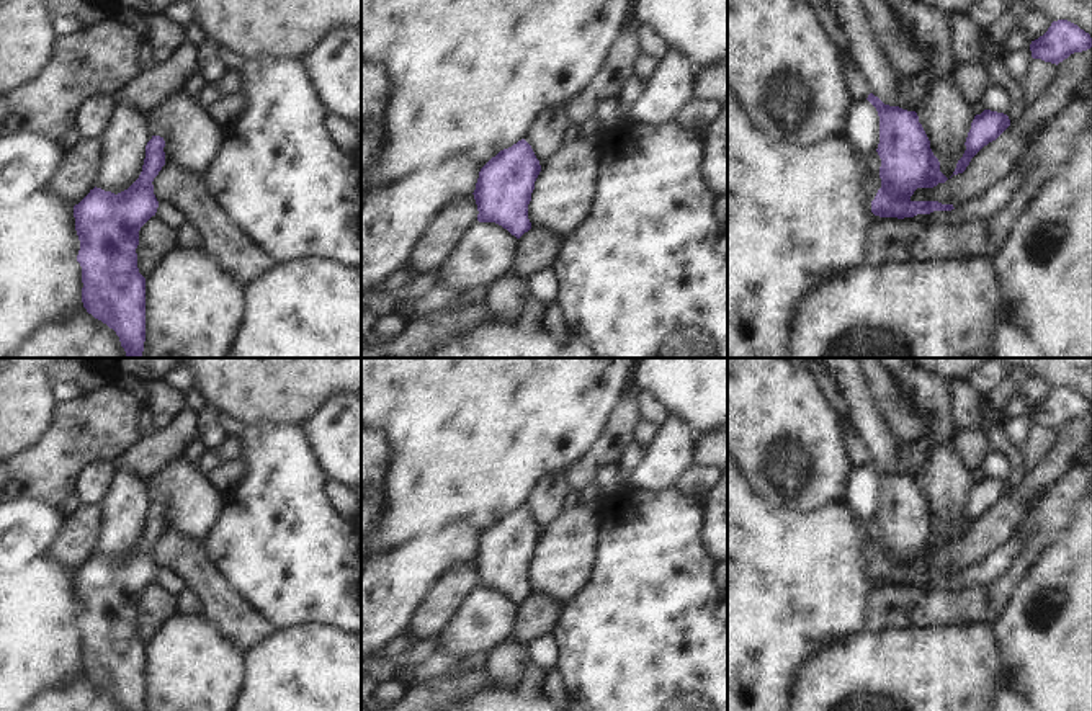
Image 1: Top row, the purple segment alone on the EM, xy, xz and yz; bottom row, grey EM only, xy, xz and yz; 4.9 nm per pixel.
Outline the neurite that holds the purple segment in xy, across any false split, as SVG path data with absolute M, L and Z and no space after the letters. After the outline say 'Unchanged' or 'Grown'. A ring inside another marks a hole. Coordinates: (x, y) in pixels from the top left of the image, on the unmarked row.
M152 502L139 544L114 561L93 554L74 572L80 606L82 669L116 698L121 711L145 708L145 644L137 634L139 597L157 579L154 544L165 531L165 507Z. Unchanged

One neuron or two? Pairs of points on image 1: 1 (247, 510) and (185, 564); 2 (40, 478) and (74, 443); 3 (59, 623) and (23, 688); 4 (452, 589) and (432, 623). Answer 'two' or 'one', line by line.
1: two
2: one
3: one
4: one

